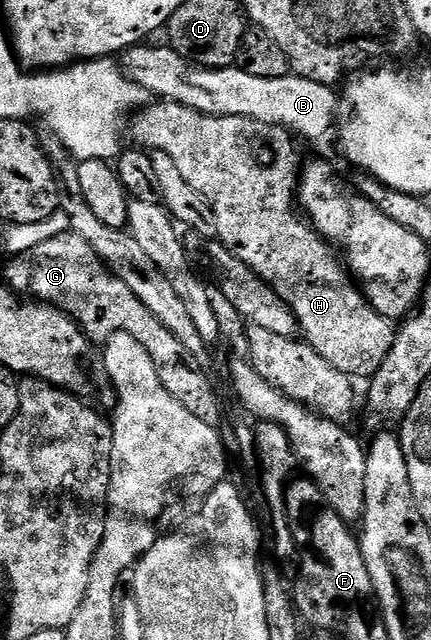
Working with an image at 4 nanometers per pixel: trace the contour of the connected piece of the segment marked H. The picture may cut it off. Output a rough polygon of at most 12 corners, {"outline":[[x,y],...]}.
{"outline":[[157,99],[132,144],[167,151],[221,244],[351,378],[394,326],[299,212],[294,134]]}

